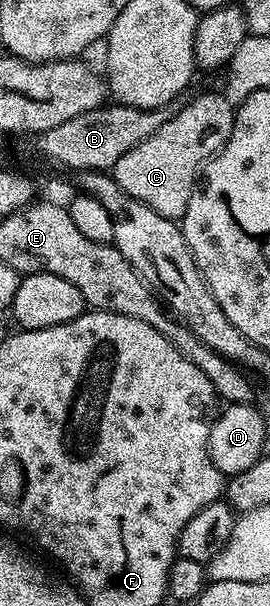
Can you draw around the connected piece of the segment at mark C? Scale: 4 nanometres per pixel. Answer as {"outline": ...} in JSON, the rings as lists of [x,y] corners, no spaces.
{"outline":[[[221,93],[185,103],[172,120],[118,159],[110,170],[111,177],[115,178],[127,197],[158,212],[158,216],[183,219],[206,163],[227,144],[233,121],[234,107]]]}

